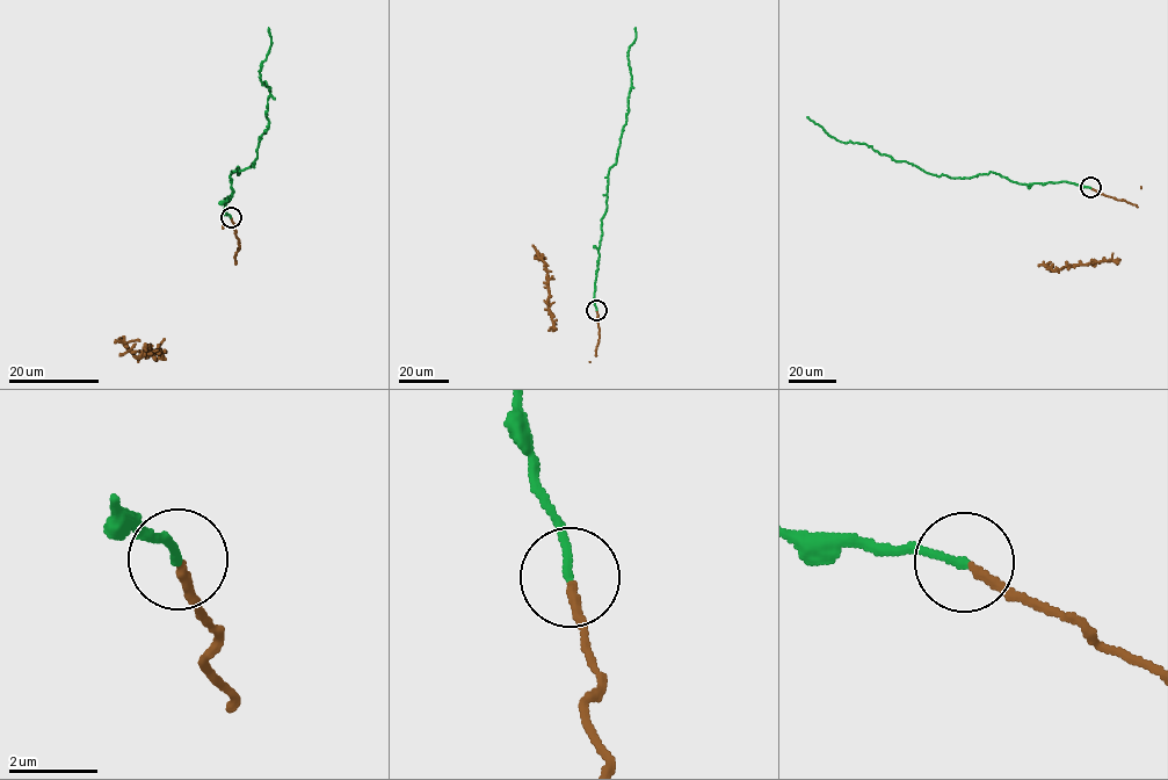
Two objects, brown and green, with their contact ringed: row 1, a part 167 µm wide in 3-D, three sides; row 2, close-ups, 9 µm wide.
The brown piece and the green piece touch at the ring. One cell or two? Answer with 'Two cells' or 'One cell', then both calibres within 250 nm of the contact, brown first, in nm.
One cell. Thickness 190 nm (brown) against 160 nm

